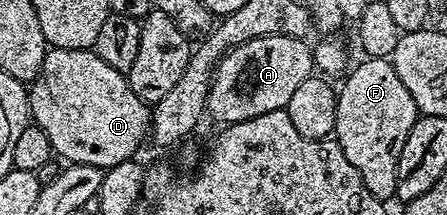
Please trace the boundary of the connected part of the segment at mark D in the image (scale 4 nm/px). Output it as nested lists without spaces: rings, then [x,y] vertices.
[[[53,47],[47,48],[46,58],[42,64],[42,69],[38,72],[38,77],[29,86],[30,95],[30,116],[33,124],[38,125],[44,131],[44,135],[48,135],[48,139],[52,143],[55,154],[60,158],[67,157],[67,162],[76,165],[91,165],[100,170],[108,170],[116,163],[124,163],[131,160],[135,156],[134,153],[142,145],[142,140],[147,140],[150,131],[150,118],[152,109],[149,104],[141,101],[140,98],[133,93],[132,87],[129,86],[127,78],[124,76],[123,70],[113,69],[108,67],[108,63],[104,63],[104,59],[100,59],[98,54],[89,49],[56,49]]]

